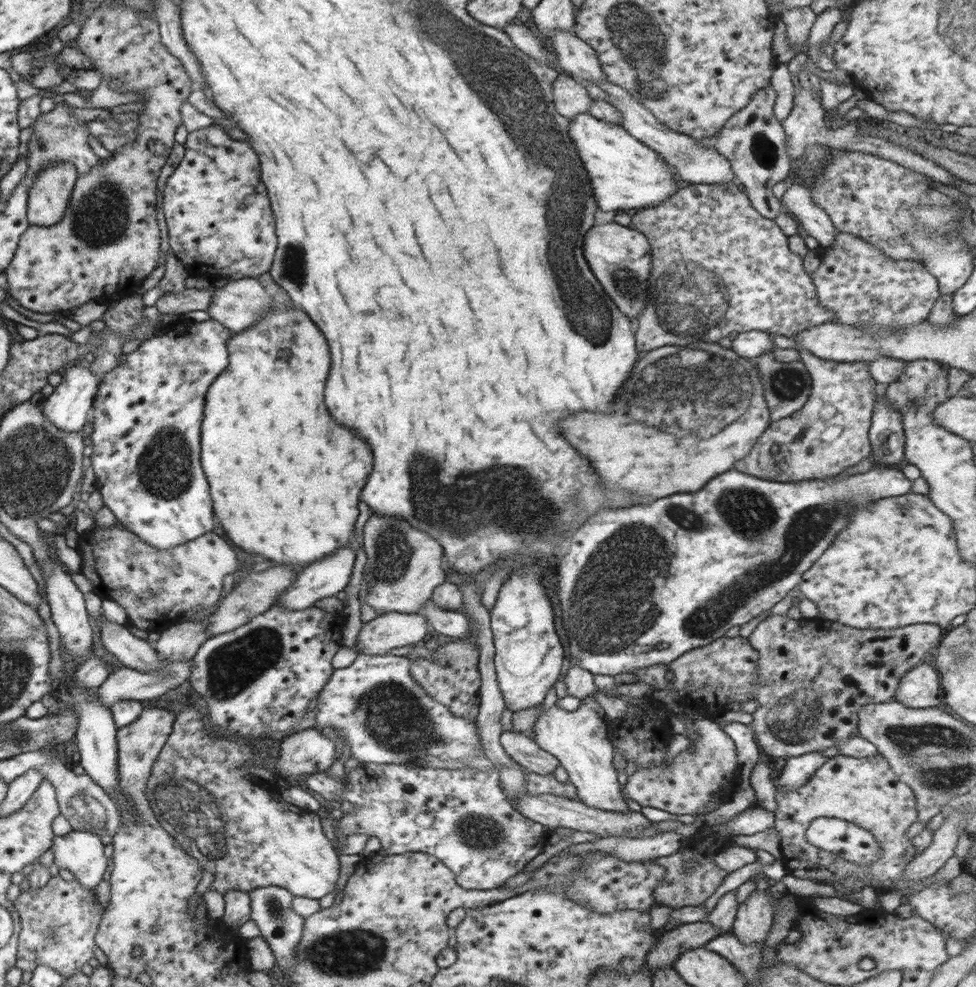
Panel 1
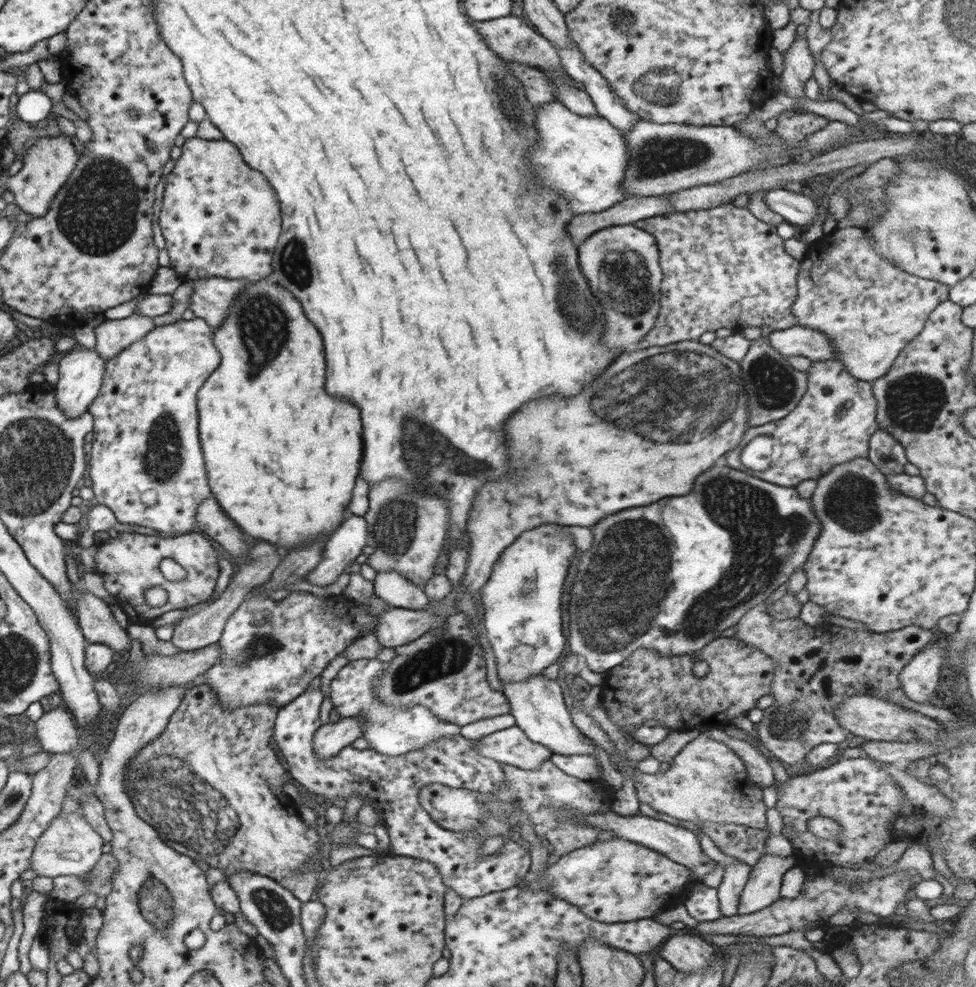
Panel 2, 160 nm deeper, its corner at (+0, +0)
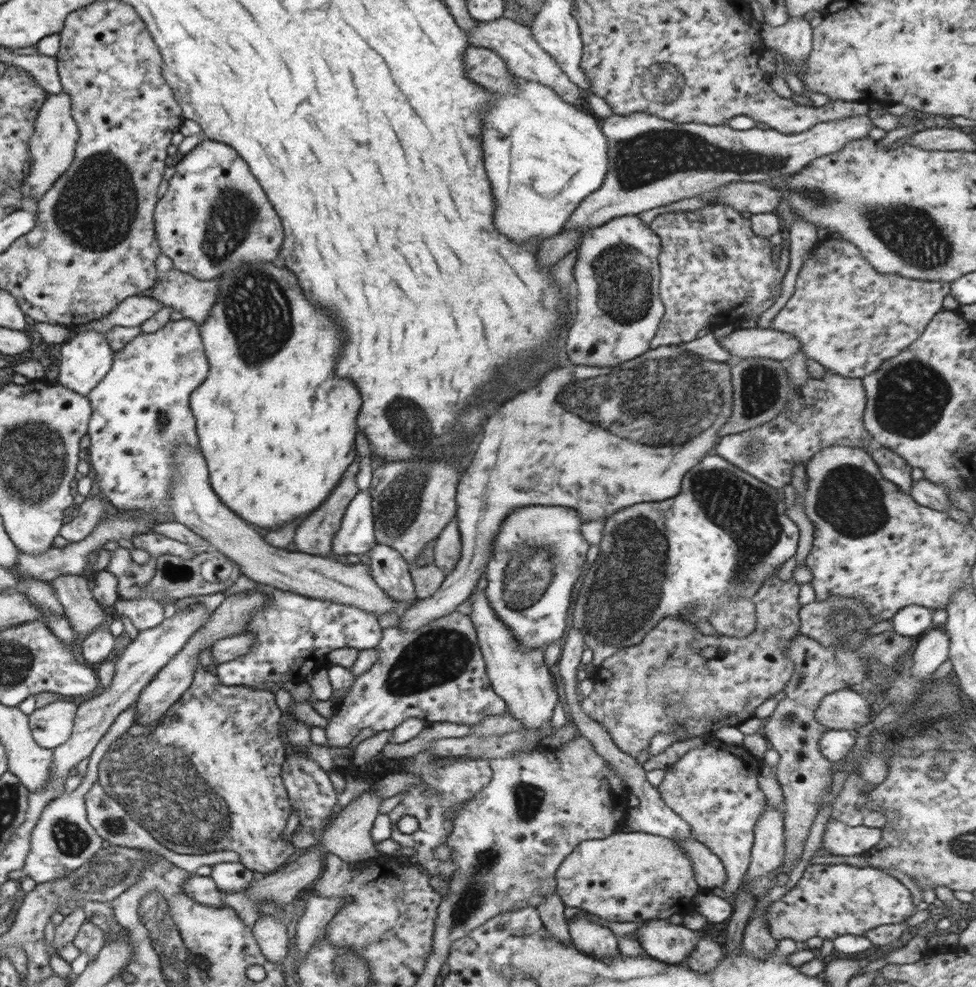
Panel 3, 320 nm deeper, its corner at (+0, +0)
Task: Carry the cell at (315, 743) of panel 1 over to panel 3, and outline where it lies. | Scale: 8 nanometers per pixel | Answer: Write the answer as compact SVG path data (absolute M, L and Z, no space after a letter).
M454 611L413 631L400 627L383 628L382 638L374 650L378 652L378 660L368 671L355 678L353 686L338 701L336 713L329 720L325 733L330 748L346 748L364 728L372 728L376 732L393 730L407 718L419 718L427 724L450 722L475 725L485 716L499 715L507 710L505 700L492 690L487 665L468 615Z

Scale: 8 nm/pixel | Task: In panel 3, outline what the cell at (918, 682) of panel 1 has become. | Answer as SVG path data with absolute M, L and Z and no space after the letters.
M936 627L918 636L910 655L913 665L909 670L915 680L932 676L938 666L949 658L949 636L944 628Z

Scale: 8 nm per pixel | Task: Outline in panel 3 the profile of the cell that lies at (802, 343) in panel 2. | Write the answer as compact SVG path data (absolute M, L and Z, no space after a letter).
M757 326L747 329L736 327L731 334L717 341L731 354L732 363L748 358L786 361L792 355L803 352L799 340L791 334Z

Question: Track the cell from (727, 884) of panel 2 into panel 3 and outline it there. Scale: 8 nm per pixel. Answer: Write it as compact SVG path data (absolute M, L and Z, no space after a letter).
M710 740L669 765L657 787L666 806L691 826L692 836L722 861L727 874L722 889L730 902L746 878L754 842L753 830L767 802L756 779L760 763L742 746Z

